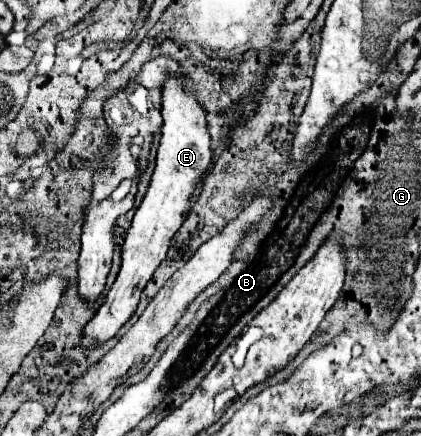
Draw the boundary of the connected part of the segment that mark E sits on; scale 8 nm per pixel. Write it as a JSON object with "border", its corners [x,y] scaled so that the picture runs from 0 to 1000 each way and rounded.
{"border":[[[404,177],[390,195],[385,222],[390,222],[385,227],[390,287],[385,287],[385,323],[375,337],[371,392],[361,401],[352,443],[337,470],[323,479],[314,516],[299,534],[280,635],[271,654],[257,663],[247,695],[209,736],[209,750],[200,750],[195,759],[195,787],[204,800],[228,800],[257,778],[266,778],[285,759],[285,750],[318,722],[323,700],[333,690],[333,672],[356,644],[361,626],[390,599],[394,576],[404,567],[404,548],[428,525],[432,507],[442,502],[442,489],[451,479],[447,461],[456,452],[466,415],[494,388],[499,365],[504,365],[499,310],[494,310],[485,255],[466,227],[466,213],[447,195],[442,204],[432,204],[428,186],[418,186],[418,177]]]}

